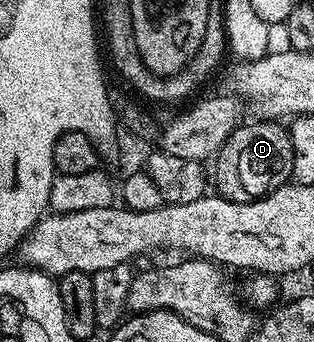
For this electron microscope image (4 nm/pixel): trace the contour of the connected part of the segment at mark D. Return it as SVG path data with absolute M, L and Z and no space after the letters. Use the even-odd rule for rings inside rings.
M267 118L252 122L238 125L214 161L216 193L236 204L269 195L288 183L293 175L294 147L291 146L288 129L282 123Z

